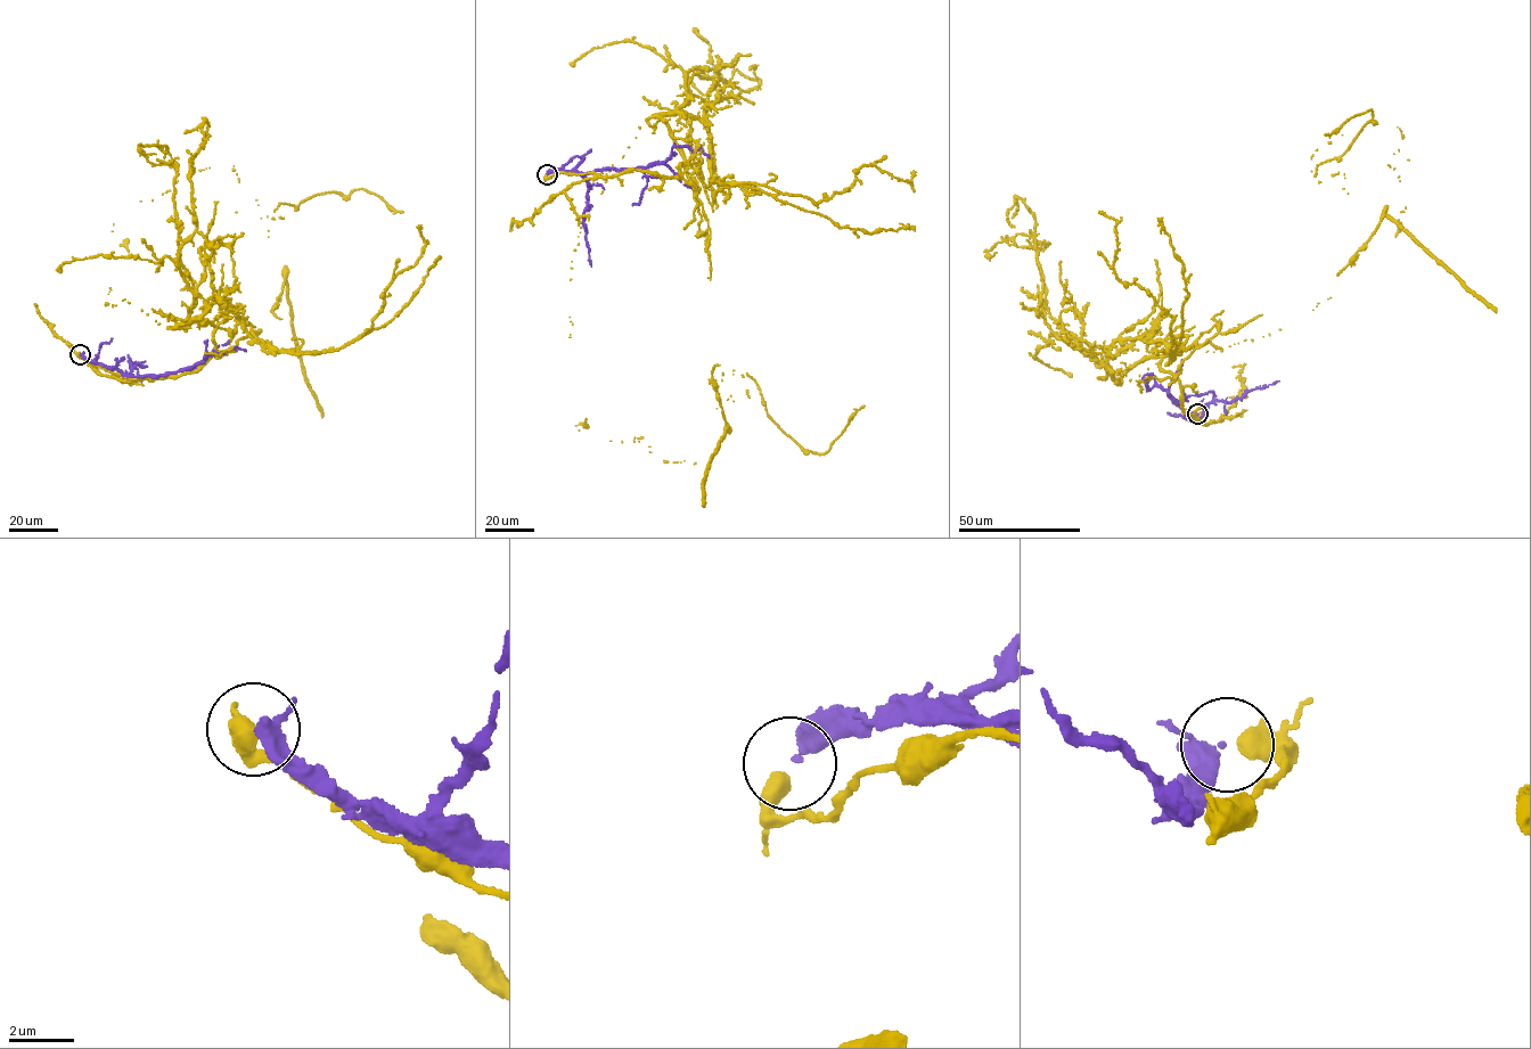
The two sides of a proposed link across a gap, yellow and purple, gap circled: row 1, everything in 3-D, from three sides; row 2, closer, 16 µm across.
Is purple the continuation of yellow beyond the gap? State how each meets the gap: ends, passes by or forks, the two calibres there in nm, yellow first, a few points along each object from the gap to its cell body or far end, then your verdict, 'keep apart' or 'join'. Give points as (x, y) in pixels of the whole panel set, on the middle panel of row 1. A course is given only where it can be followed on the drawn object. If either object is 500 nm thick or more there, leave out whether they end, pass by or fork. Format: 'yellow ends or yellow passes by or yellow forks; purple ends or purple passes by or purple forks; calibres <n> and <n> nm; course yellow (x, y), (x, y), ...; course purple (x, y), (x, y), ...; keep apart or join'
yellow passes by; purple ends; calibres 420 and 320 nm; course yellow (547, 175), (670, 178), (682, 150), (661, 120), (608, 171), (574, 251), (570, 336), (579, 429), (695, 462); course purple (547, 174), (651, 166), (669, 157), (676, 146), (687, 146), (694, 150), (701, 147), (709, 158); keep apart

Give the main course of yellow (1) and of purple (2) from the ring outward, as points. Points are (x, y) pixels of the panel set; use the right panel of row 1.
1: (1198, 414), (1161, 357), (1121, 376), (1331, 297), (1400, 211), (1397, 128), (1408, 160)
2: (1197, 414), (1195, 421), (1161, 387), (1154, 385), (1149, 390), (1148, 379), (1144, 376), (1153, 374)

